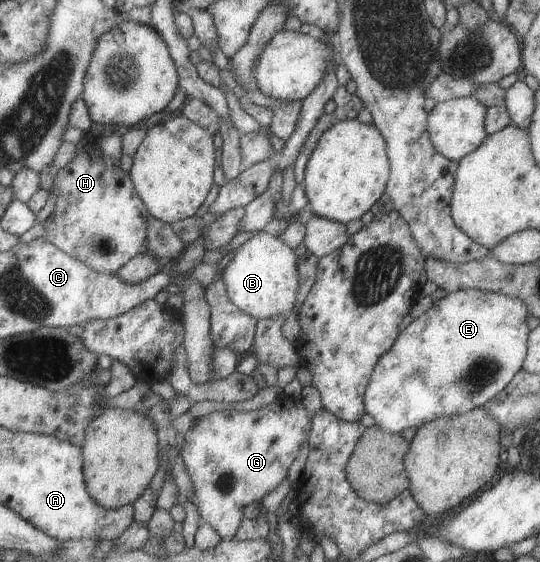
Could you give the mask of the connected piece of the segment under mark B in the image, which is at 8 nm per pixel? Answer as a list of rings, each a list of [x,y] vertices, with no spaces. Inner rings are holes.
[[[263,231],[247,239],[233,253],[233,258],[221,270],[221,282],[227,291],[229,301],[243,313],[258,319],[287,316],[295,311],[298,278],[295,253],[278,237]]]

